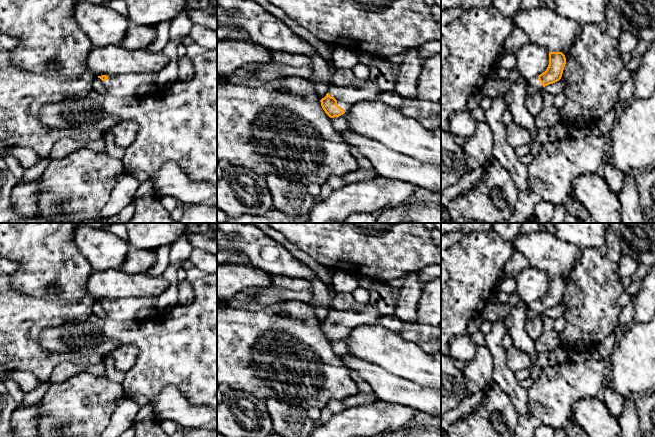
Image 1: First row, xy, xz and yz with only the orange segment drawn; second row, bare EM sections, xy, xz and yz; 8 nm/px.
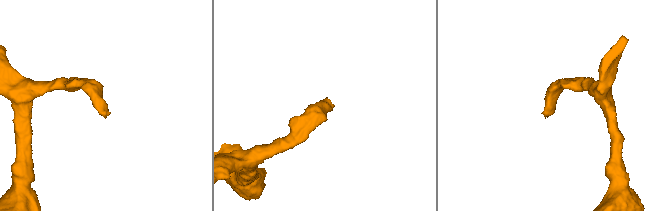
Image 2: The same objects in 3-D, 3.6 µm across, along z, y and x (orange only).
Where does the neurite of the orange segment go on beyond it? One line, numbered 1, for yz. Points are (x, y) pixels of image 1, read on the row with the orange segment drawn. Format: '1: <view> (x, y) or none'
1: yz (533, 86)

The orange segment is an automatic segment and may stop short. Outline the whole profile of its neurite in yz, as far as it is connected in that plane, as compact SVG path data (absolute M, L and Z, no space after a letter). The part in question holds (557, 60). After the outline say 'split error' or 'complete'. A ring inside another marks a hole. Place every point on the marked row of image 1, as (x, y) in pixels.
M549 52L549 65L546 71L527 82L525 86L526 95L539 94L545 86L559 81L565 64L566 58L562 52Z; split error

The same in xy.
M159 72L141 74L125 73L121 75L98 76L103 81L107 94L113 97L136 95L138 87L145 82L156 82Z; split error

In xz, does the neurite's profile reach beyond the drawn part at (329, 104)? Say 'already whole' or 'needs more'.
needs more

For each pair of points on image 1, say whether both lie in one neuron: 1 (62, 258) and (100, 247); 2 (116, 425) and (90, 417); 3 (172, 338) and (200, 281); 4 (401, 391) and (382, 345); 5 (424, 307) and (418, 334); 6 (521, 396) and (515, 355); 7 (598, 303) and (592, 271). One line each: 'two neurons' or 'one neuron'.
1: two neurons
2: two neurons
3: one neuron
4: two neurons
5: one neuron
6: two neurons
7: one neuron

